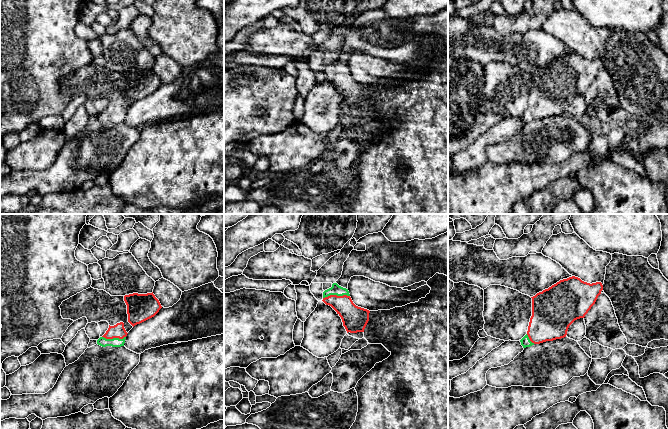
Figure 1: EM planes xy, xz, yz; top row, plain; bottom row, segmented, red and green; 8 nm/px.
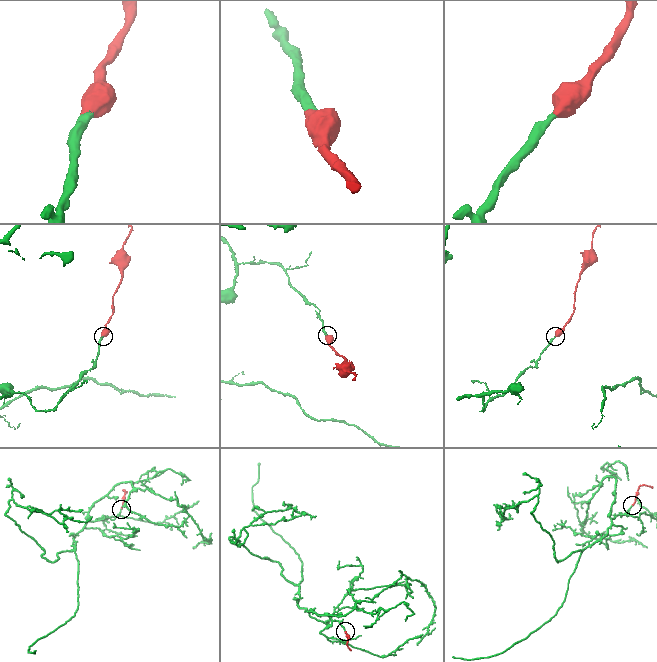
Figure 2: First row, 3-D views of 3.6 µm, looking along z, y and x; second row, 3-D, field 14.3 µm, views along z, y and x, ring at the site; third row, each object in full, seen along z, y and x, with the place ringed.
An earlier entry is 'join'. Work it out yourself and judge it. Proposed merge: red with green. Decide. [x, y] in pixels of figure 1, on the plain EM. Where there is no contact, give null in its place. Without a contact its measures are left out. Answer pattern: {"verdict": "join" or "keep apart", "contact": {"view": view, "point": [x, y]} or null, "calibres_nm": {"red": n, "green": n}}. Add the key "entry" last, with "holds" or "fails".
{"verdict": "join", "contact": {"view": "xz", "point": [336, 71]}, "calibres_nm": {"red": 200, "green": 80}, "entry": "holds"}

